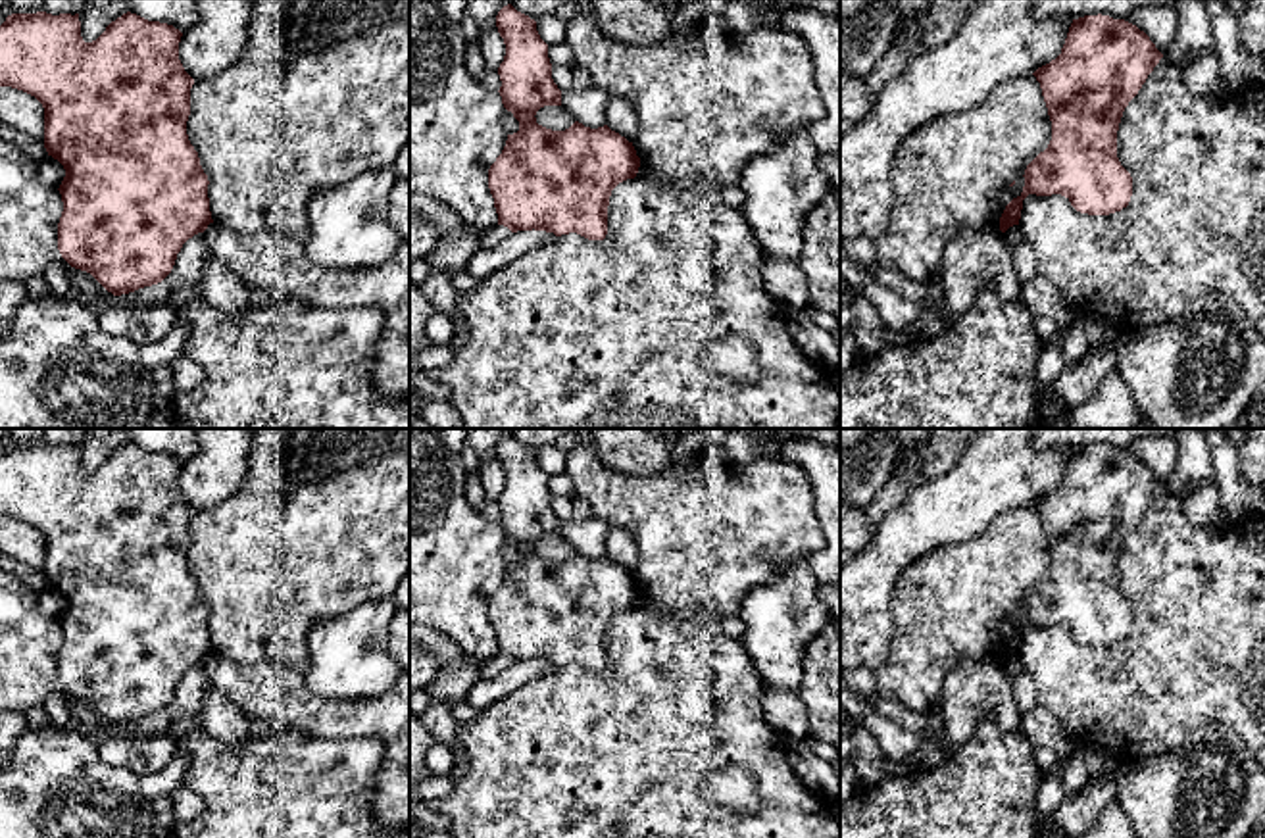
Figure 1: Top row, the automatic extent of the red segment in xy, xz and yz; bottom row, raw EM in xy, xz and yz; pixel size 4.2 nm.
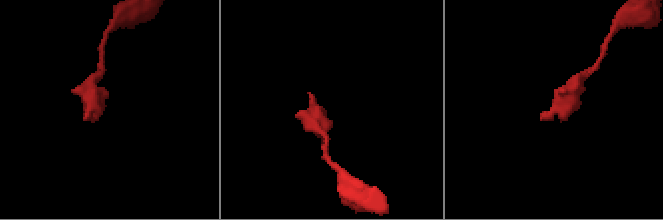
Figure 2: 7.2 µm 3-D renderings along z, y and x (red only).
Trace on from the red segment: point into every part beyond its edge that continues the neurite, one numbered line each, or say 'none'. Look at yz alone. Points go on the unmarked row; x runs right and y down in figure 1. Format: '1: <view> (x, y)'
none

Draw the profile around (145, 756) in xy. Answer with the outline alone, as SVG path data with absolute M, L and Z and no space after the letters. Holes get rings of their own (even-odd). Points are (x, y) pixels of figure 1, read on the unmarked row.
M167 730L150 736L110 732L100 738L100 753L108 765L125 765L136 776L167 767L177 752L177 738Z

